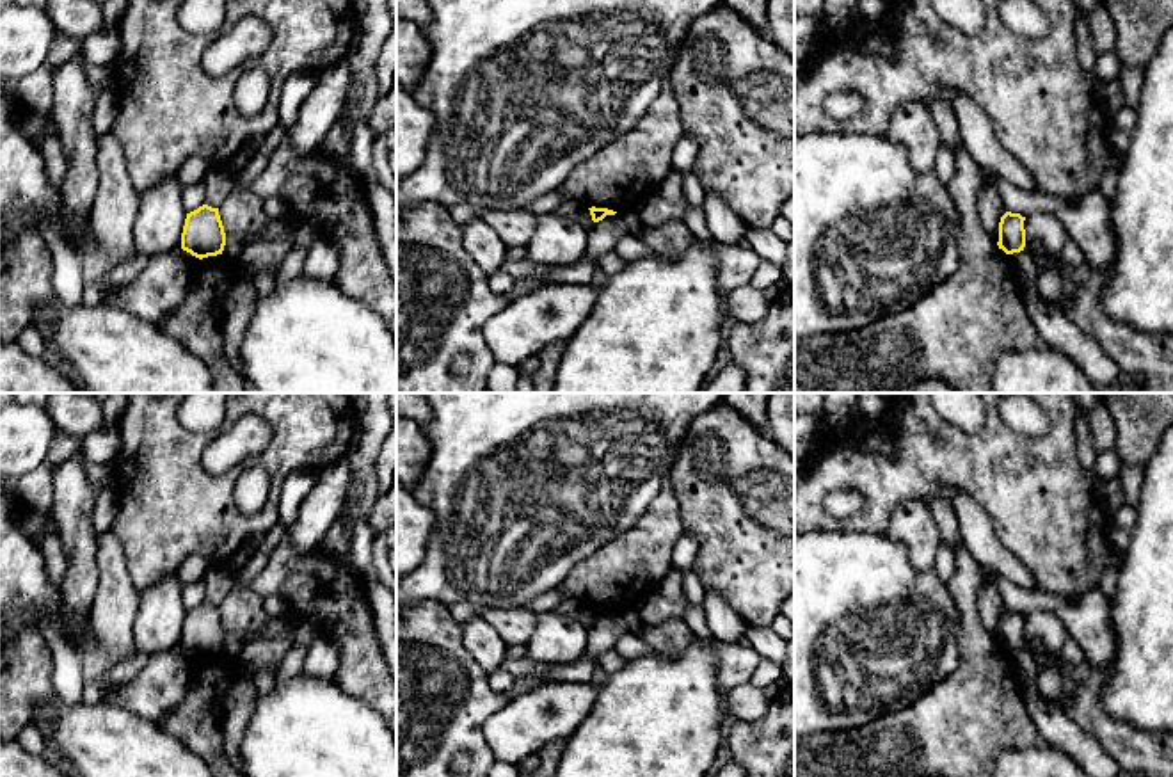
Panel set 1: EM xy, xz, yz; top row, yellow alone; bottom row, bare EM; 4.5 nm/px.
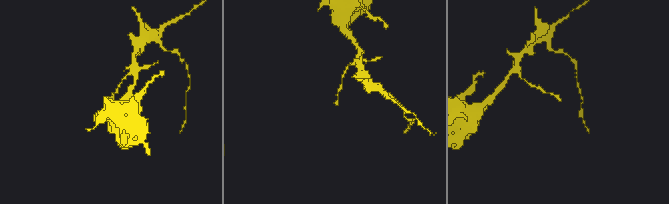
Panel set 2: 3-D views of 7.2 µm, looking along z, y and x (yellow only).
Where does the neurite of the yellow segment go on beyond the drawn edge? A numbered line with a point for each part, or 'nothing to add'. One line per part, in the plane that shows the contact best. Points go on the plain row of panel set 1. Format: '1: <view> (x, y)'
nothing to add

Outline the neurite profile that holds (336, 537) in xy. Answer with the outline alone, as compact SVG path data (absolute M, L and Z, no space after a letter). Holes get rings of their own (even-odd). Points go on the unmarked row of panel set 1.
M339 514L323 535L322 548L329 548L332 557L347 560L350 551L350 530L345 525L345 516Z

